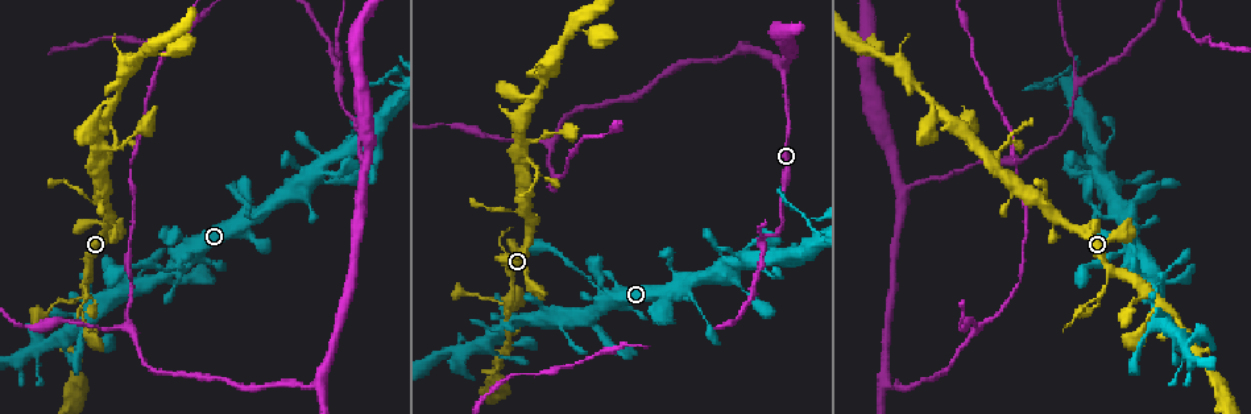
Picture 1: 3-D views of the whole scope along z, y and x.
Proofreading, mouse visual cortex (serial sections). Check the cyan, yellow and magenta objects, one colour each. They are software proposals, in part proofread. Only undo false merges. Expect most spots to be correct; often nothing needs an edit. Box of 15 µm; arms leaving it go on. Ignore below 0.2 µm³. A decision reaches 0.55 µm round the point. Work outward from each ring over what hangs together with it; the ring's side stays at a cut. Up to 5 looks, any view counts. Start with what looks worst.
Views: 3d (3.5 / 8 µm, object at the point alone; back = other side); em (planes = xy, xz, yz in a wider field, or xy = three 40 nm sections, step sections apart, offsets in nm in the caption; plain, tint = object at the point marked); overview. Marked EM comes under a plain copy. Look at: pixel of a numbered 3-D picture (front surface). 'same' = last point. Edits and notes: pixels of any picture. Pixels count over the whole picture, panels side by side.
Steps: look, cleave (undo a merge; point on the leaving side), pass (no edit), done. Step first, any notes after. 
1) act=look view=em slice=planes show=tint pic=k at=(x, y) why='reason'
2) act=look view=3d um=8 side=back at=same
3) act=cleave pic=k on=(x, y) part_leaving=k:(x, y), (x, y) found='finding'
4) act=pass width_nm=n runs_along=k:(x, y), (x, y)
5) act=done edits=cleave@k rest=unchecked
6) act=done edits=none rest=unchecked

act=look view=3d um=3.5 pic=1 at=(131, 327) why='branch point'

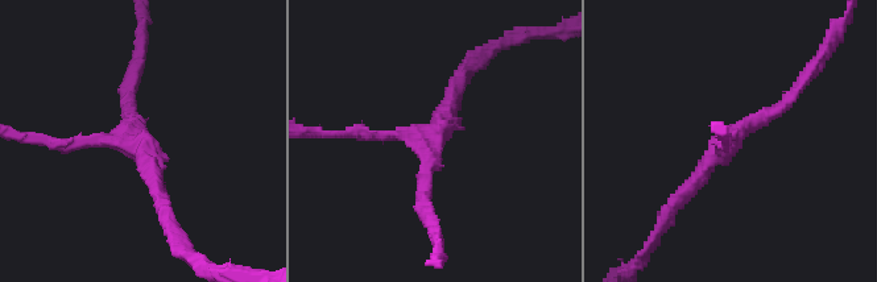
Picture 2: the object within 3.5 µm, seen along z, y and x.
act=look view=em slice=xy step=2 show=tint pic=2 at=(735, 144) arms=3 arm_widths_nm=150,150,200 why='need the tissue'

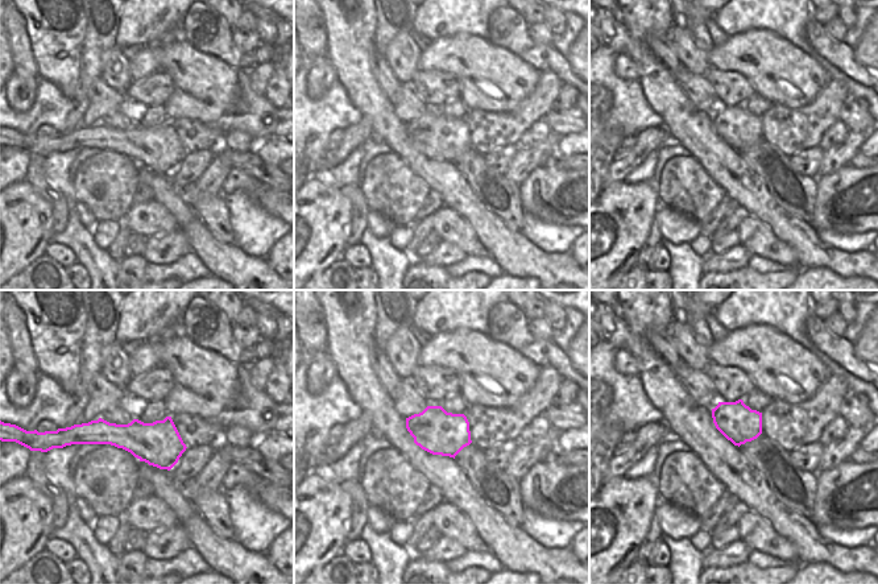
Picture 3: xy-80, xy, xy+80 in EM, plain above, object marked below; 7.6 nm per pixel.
act=look view=em slice=planes show=tint at=same

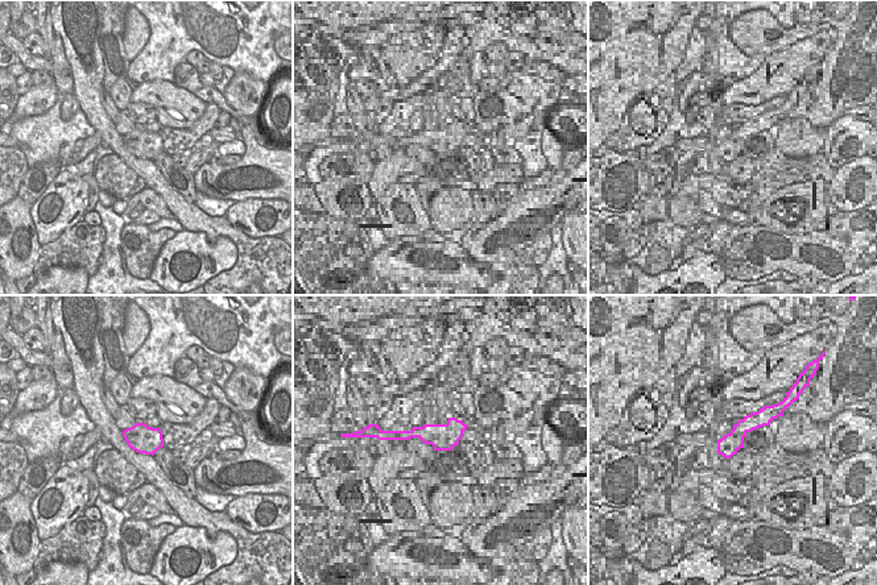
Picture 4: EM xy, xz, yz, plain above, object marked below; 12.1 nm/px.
act=pass found='all the same cell'

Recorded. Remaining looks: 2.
act=look view=3d um=3.5 side=back pic=1 at=(342, 83) why='arms part here'

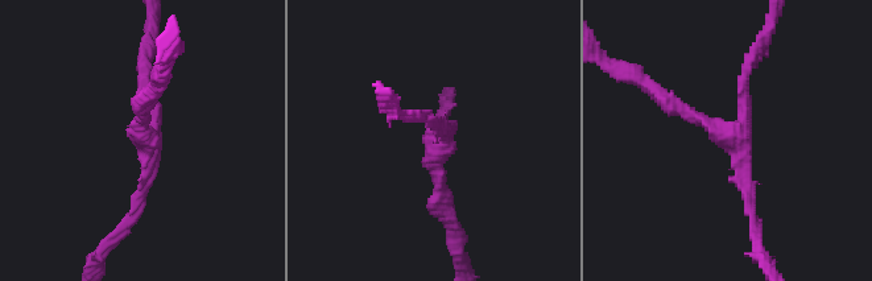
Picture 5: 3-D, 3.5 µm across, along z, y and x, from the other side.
act=look view=em slice=planes show=tint pic=5 at=(442, 135) arms=3 arm_widths_nm=150,150,200

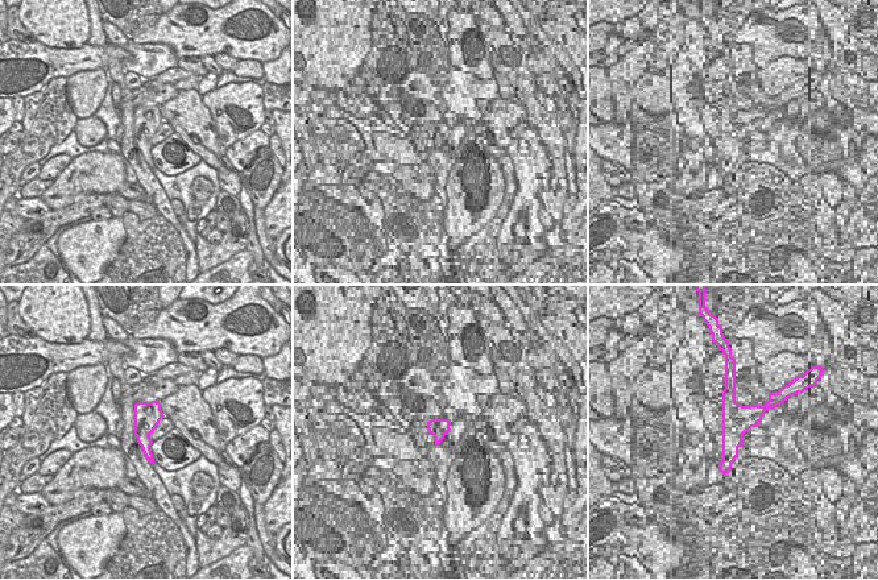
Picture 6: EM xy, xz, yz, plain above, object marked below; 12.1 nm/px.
act=pass runs_along=5:(752, 222), (736, 140), (661, 99) found='one cell here'

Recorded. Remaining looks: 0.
act=done edits=none rest=unchecked

